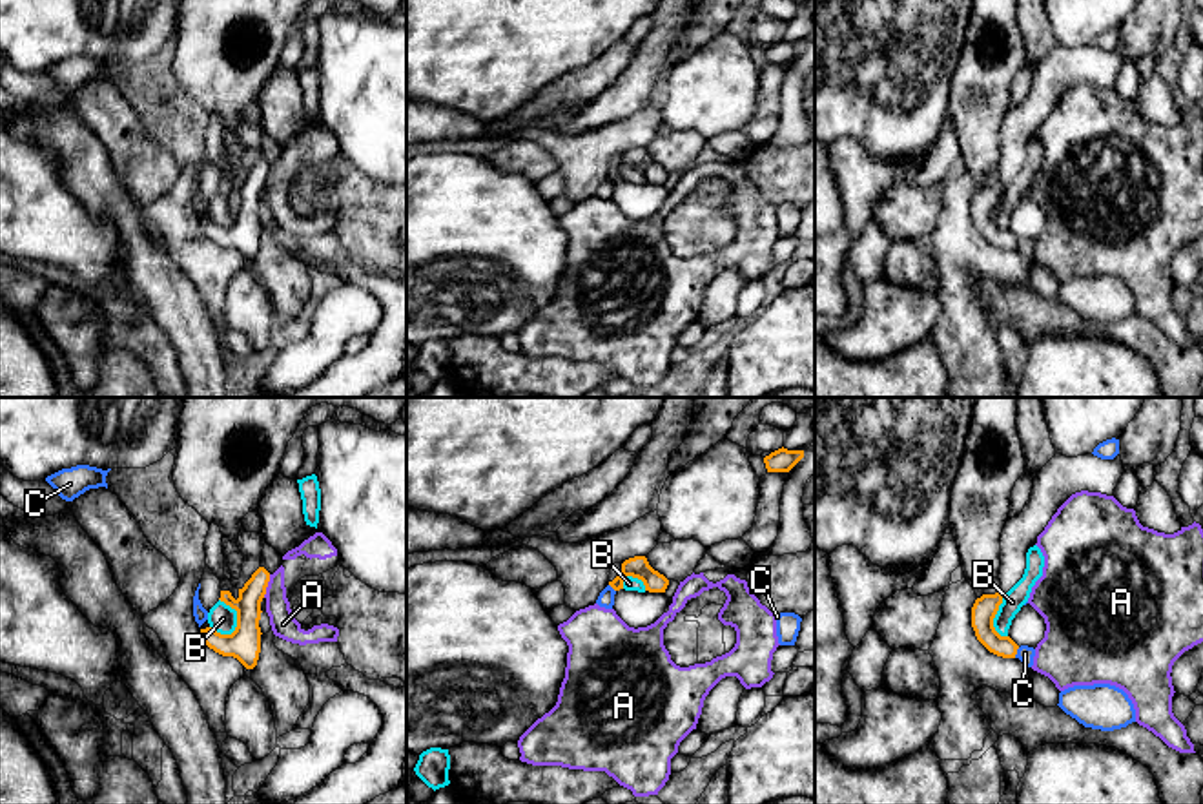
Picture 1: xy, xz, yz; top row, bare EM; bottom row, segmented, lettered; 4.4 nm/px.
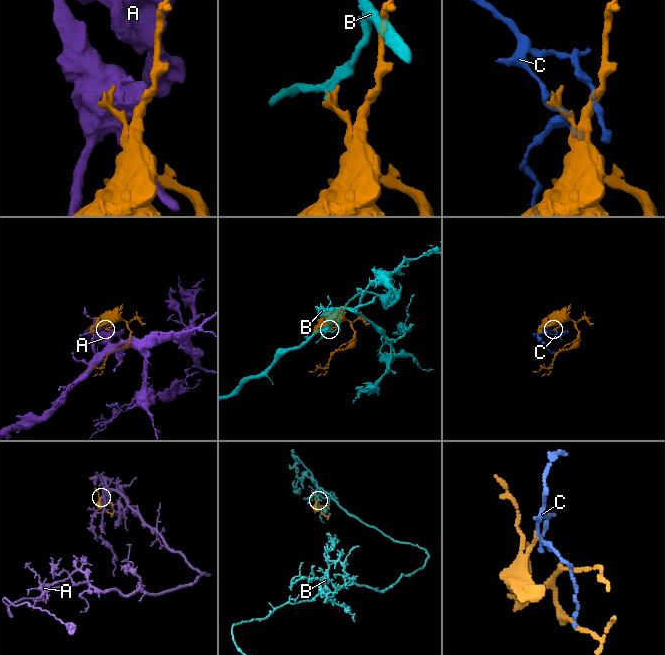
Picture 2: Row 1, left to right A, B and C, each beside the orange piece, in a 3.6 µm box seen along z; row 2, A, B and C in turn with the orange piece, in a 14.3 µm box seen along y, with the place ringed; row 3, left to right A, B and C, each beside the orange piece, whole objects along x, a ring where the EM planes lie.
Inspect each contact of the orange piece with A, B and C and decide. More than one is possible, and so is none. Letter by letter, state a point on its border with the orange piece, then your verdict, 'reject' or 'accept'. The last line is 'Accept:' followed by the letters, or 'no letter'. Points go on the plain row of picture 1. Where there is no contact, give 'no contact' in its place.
A: meets orange in xy at (267, 177); reject
B: meets orange in xy at (237, 206); reject
C: meets orange in yz at (1016, 245); reject
Accept: no letter

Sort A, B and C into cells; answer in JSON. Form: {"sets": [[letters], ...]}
{"sets": [["A"], ["B"], ["C"]]}

